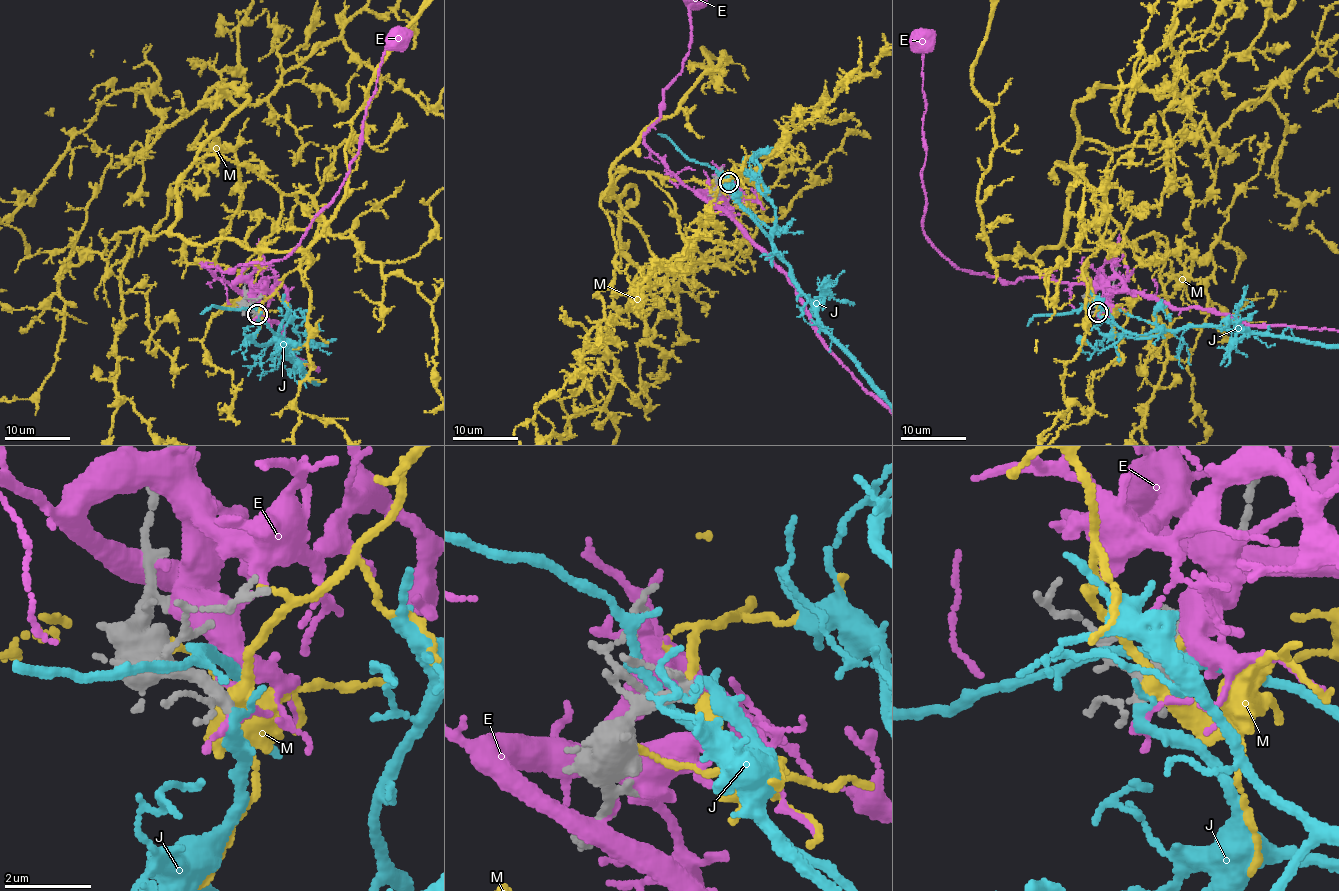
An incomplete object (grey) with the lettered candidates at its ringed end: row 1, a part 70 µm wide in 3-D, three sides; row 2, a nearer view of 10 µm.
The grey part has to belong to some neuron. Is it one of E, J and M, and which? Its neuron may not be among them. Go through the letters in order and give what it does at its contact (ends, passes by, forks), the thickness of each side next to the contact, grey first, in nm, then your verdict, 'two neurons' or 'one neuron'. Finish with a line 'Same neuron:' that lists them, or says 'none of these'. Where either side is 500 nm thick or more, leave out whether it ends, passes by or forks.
E: it ends; calibres 180 and 160 nm; two neurons
J: it ends; calibres 180 and 320 nm; one neuron
M: it passes by; calibres 200 and 360 nm; two neurons
Same neuron: J

